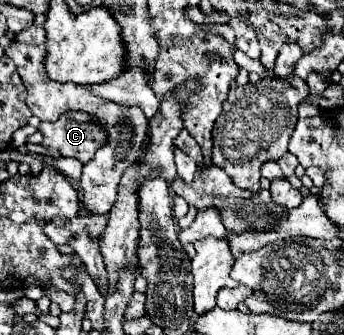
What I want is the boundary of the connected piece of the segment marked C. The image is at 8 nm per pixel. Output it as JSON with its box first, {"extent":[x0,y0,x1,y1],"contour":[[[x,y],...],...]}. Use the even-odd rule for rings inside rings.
{"extent":[38,111,106,163],"contour":[[[68,111],[64,115],[60,115],[60,119],[54,123],[42,123],[38,127],[38,131],[44,135],[44,141],[42,141],[44,147],[54,147],[60,155],[74,157],[82,163],[92,161],[94,153],[102,145],[106,145],[106,129],[102,129],[102,125],[98,121],[94,121],[94,117],[90,117],[82,111]]]}

